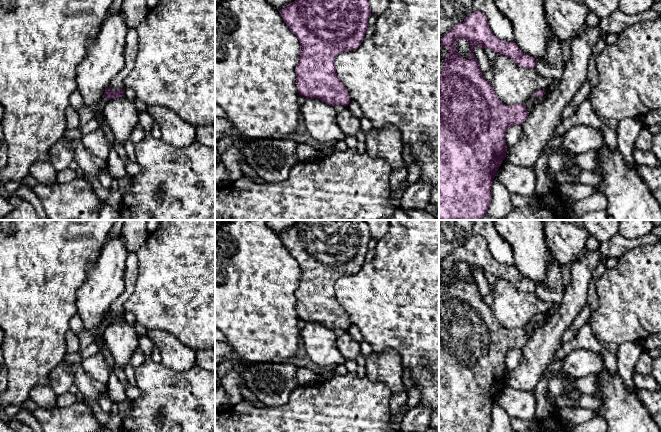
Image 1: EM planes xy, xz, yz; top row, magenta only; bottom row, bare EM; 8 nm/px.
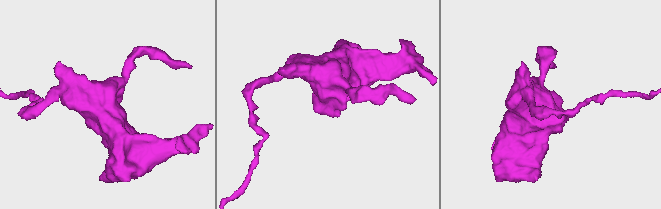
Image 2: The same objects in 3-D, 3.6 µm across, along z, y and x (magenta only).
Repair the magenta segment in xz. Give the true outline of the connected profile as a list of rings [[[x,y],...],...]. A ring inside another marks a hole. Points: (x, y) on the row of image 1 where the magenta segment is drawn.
[[[295,0],[280,11],[287,27],[300,42],[299,62],[295,67],[299,95],[318,98],[336,106],[348,106],[350,96],[336,74],[334,61],[343,52],[359,48],[365,39],[372,15],[368,0]]]

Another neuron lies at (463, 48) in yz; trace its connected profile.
[[[458,39],[456,50],[465,59],[470,58],[470,45],[466,39]]]

